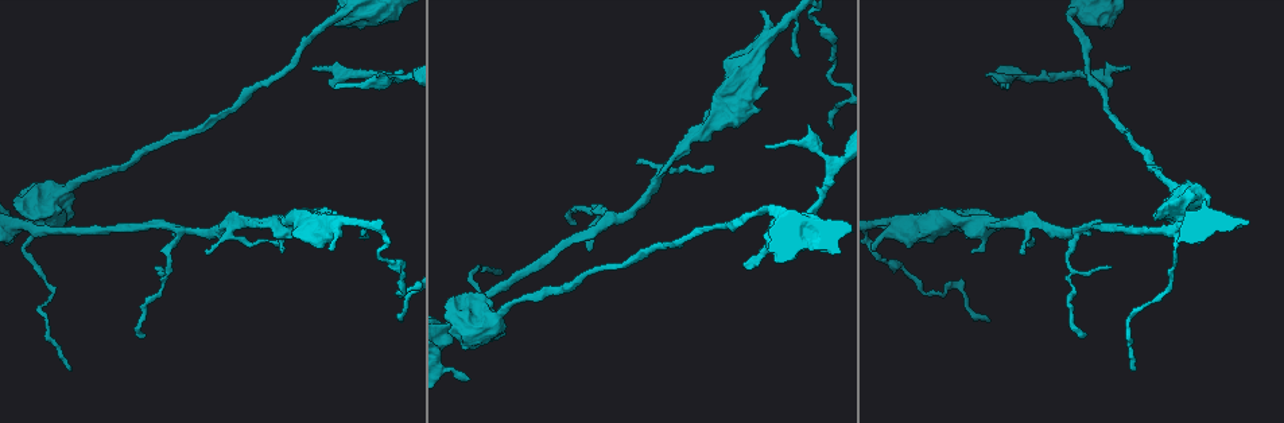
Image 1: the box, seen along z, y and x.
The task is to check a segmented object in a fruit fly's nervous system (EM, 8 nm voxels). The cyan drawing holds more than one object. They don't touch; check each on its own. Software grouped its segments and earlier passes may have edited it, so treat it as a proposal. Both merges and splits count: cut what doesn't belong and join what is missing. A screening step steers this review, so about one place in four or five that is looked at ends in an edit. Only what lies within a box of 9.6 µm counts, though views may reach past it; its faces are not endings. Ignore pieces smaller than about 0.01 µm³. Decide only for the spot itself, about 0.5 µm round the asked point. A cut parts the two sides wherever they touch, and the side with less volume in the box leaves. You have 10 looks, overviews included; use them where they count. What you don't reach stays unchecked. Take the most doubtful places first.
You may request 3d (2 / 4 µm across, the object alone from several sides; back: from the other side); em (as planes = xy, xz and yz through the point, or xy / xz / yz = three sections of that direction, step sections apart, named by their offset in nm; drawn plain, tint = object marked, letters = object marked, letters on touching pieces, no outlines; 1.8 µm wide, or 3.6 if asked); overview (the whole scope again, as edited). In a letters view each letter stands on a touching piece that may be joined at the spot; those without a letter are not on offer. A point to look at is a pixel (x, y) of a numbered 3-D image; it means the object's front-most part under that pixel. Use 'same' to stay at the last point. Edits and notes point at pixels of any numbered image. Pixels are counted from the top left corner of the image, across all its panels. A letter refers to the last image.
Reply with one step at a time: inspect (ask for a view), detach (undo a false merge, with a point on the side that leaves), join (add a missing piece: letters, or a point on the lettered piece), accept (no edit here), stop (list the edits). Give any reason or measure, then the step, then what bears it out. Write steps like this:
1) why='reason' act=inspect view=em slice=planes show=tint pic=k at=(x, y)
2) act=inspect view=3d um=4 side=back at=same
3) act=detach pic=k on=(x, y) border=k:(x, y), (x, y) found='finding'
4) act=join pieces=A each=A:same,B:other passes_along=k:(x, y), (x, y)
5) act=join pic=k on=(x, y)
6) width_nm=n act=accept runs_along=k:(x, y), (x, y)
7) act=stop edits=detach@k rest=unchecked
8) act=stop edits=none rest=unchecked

why='an open end' act=inspect view=em slice=planes show=letters pic=1 at=(744, 266)

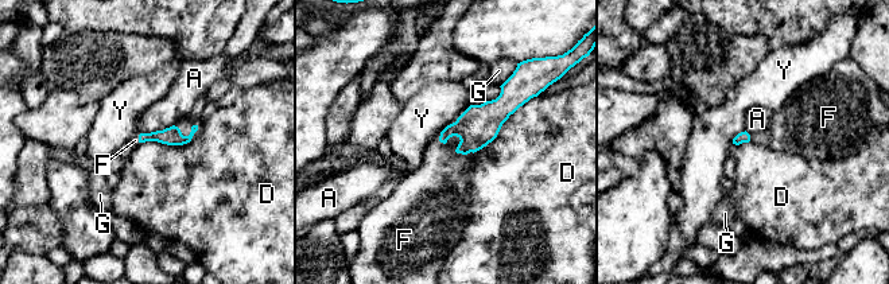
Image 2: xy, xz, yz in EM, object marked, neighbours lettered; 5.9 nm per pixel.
act=join pieces=F each=A:other,D:other,F:same,G:other,Y:other found='the neuron continues'

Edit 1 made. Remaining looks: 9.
why='see it whole again' act=inspect view=overview

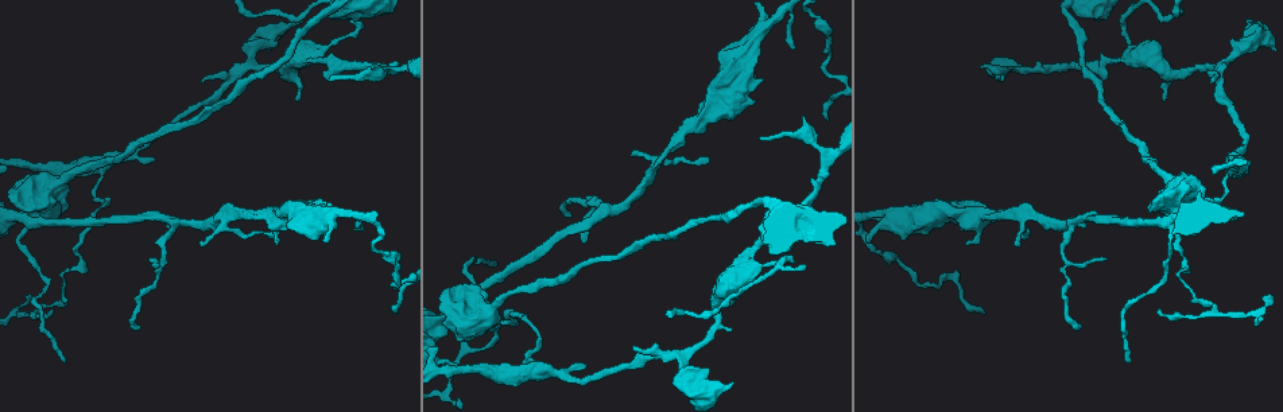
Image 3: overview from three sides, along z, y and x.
why='abrupt turn' act=inspect view=em um=3.6 slice=planes show=letters pic=3 at=(334, 7)

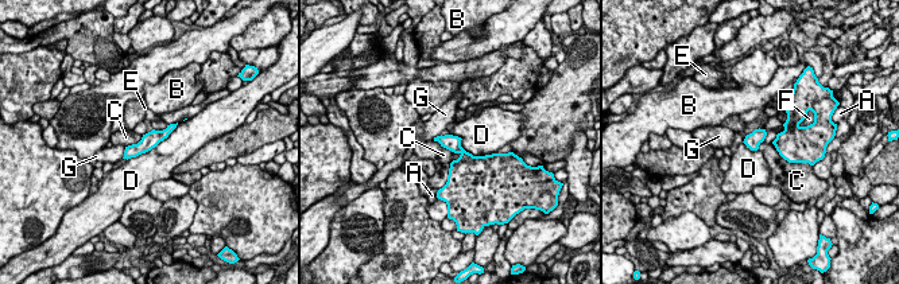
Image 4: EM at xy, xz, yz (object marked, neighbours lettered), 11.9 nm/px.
width_nm=190 longest_contact=D:750nm act=accept each=A:other,B:other,C:other,D:other,E:other,F:other,G:other found='all the same neuron'

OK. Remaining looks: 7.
why='free end' act=inspect view=3d um=2 pic=3 at=(761, 137)

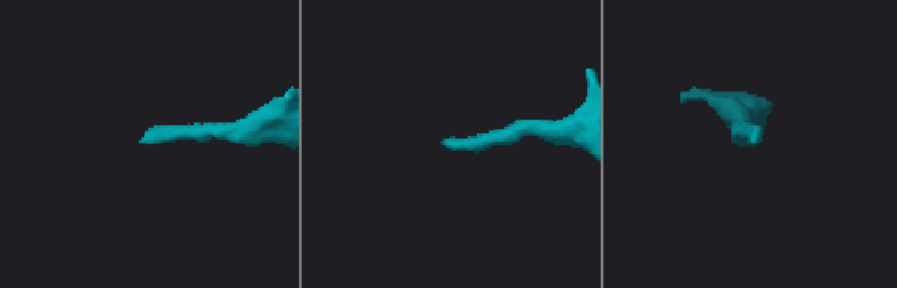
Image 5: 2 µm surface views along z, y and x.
why='shape alone is not enough' act=inspect view=em slice=xz step=8 show=letters pic=5 at=(441, 142)

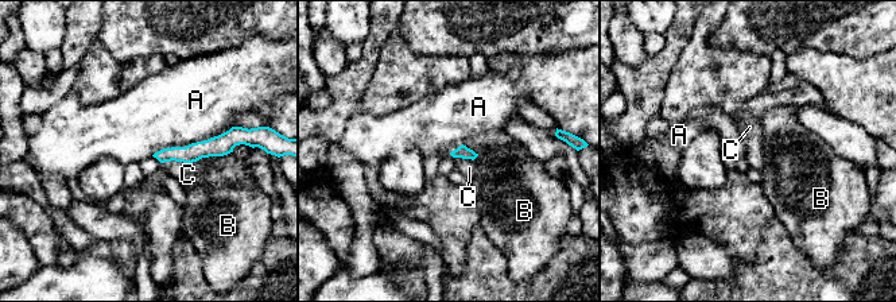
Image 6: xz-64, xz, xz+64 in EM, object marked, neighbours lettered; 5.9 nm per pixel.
width_nm=80 act=accept each=A:other,B:other,C:other runs_along=6:(227, 140), (189, 154), (159, 155) found='none of them fits'

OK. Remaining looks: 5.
why='an open end' act=inspect view=em slice=planes show=letters pic=3 at=(1125, 361)

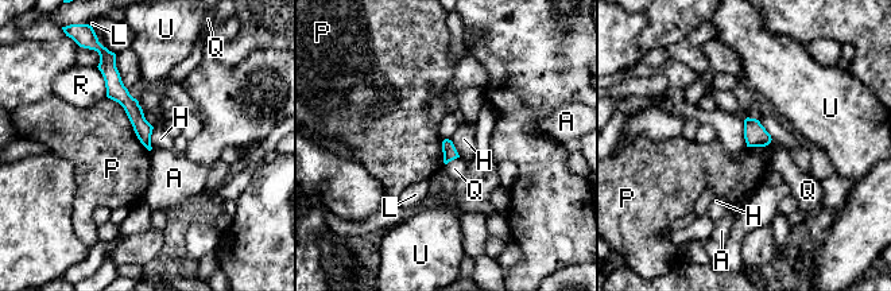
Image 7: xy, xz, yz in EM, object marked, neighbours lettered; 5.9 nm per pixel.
act=accept each=A:other,H:other,L:other,P:other,Q:other,R:other,U:other border=7:(107, 96), (123, 108), (148, 151) found='none of them fits'

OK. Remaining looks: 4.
act=stop edits=join@2 rest=unchecked

